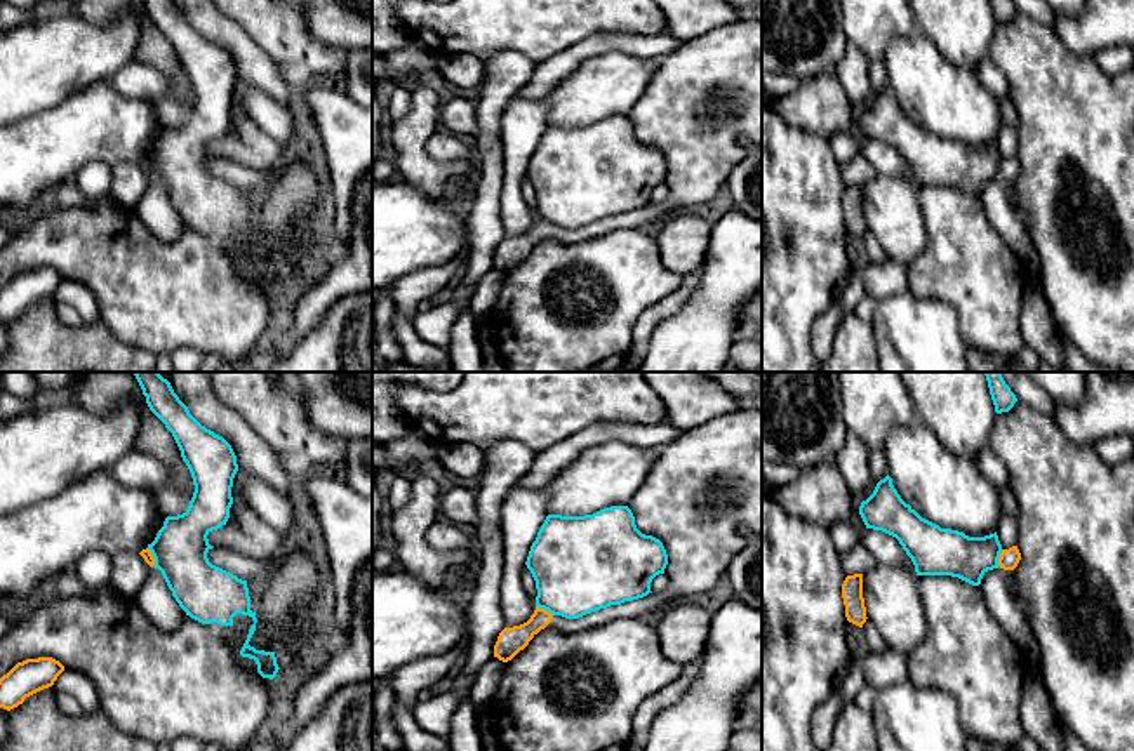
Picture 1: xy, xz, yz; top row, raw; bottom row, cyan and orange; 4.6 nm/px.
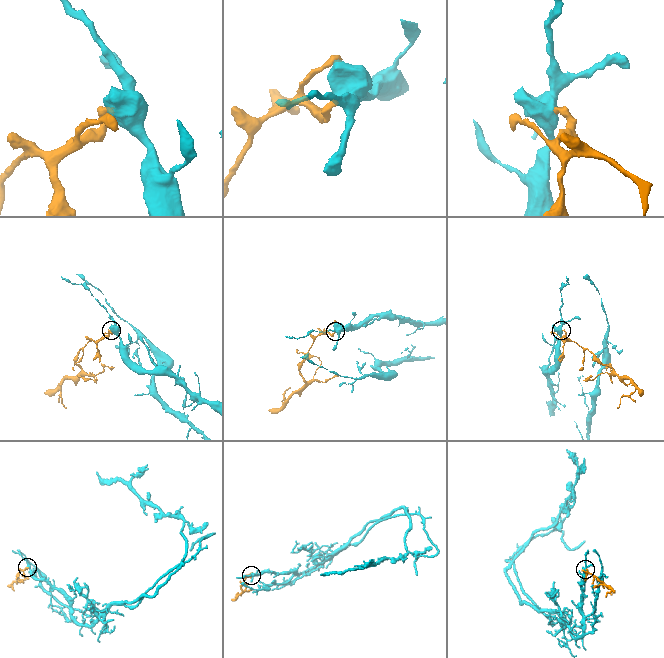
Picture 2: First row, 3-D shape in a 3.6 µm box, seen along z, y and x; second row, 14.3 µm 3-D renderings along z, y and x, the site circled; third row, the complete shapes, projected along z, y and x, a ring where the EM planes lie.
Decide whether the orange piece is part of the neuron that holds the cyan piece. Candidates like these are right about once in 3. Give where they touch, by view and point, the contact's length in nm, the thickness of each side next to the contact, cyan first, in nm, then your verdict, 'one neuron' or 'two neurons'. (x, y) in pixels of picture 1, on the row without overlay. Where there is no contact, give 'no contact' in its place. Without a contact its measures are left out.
meets cyan in xz at (545, 219); contact 100 nm long; 420 nm thick on the cyan side, 120 nm on the other; two neurons

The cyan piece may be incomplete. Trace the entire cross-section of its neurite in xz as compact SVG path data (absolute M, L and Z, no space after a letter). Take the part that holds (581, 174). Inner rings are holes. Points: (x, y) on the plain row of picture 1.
M628 116L604 118L593 125L548 125L527 172L536 191L536 217L565 229L647 207L656 186L664 184L668 165L663 153L642 144Z

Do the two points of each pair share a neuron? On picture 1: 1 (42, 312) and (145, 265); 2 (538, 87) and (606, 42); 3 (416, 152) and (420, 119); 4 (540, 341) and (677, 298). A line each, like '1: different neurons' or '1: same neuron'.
1: different neurons
2: same neuron
3: same neuron
4: different neurons

